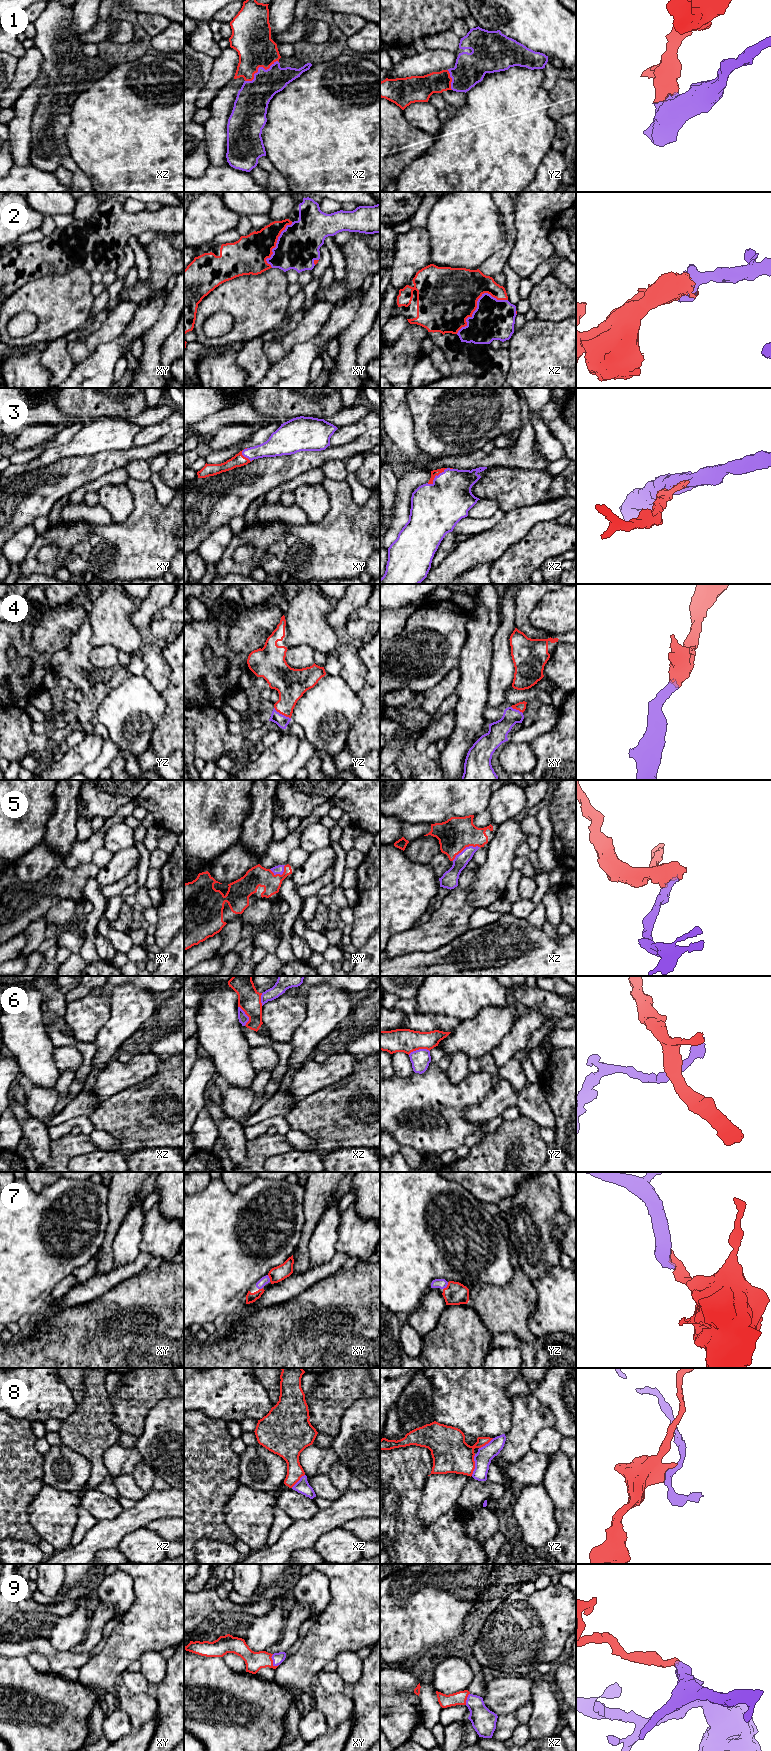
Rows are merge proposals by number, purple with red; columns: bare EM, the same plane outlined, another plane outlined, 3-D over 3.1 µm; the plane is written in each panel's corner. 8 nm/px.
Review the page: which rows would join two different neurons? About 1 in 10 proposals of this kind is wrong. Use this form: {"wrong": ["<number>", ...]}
{"wrong": ["6", "8"]}

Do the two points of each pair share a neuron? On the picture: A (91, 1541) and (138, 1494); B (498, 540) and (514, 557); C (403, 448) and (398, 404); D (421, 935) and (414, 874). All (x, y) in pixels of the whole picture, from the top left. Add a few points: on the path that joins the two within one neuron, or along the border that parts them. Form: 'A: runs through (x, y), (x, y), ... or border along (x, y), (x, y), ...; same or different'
A: border along (146, 1494), (138, 1501); different
B: border along (526, 535), (507, 548), (491, 563); different
C: runs through (403, 437), (398, 425), (398, 415); same
D: border along (414, 925), (393, 935); different

